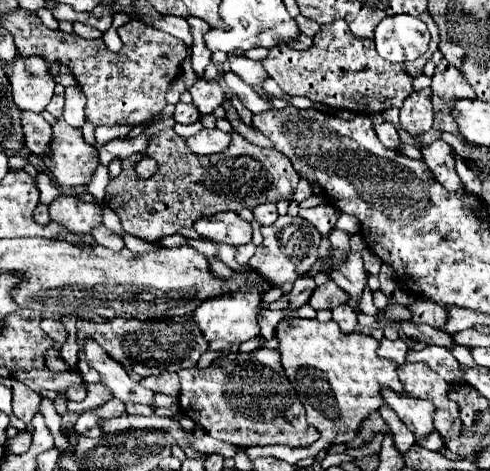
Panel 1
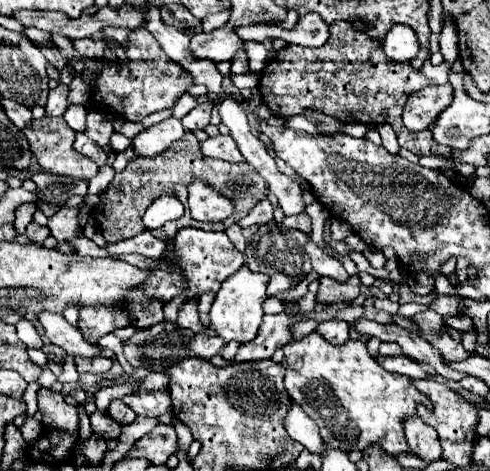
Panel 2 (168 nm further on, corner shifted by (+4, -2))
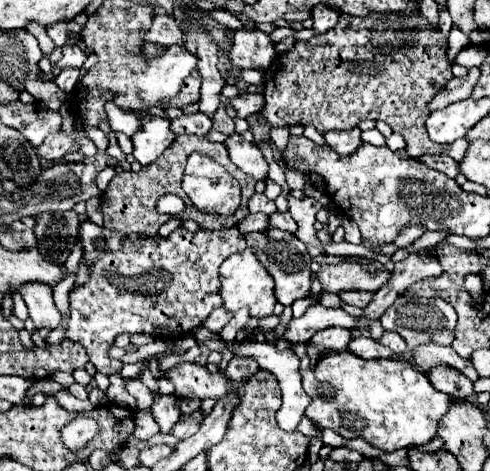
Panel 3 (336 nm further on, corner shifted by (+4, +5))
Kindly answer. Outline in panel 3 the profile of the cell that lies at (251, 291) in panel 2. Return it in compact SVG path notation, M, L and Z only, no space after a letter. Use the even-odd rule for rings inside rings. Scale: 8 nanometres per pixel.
M246 248L238 254L232 254L224 264L220 266L220 282L222 282L222 300L224 308L230 312L236 312L240 308L250 308L250 316L264 318L270 316L276 304L274 296L274 280L270 272L256 260L256 252L252 248Z

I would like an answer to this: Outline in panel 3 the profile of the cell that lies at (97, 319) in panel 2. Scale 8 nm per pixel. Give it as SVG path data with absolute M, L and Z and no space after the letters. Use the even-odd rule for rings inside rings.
M88 218L80 222L78 240L84 248L82 260L88 266L90 280L84 286L70 290L70 326L66 338L82 344L94 368L108 376L120 372L124 366L122 360L112 360L108 356L108 348L114 344L114 338L118 334L150 334L152 338L164 340L178 340L182 336L190 336L214 308L222 306L218 280L220 264L234 252L242 252L246 248L246 240L238 232L238 228L200 232L178 228L170 236L160 238L160 234L146 236L114 232L104 226L96 226Z

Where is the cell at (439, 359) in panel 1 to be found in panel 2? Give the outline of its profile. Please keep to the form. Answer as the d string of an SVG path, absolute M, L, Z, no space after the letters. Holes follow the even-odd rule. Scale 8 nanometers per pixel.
M374 355L382 365L384 369L388 371L396 371L396 373L402 373L406 377L412 377L412 379L432 379L430 373L426 373L414 359L406 357L406 355L398 355L398 357L382 357L382 355Z

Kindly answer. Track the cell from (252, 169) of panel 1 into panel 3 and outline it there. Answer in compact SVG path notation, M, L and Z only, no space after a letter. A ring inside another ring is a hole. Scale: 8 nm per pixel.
M178 136L170 148L166 148L166 152L150 166L144 166L140 172L122 172L122 174L116 174L108 186L108 190L102 194L102 212L104 212L104 226L110 228L110 230L118 230L118 232L124 232L124 234L132 234L132 232L142 232L142 234L154 234L154 224L164 224L166 216L164 214L158 214L156 210L156 204L158 200L164 196L164 194L176 194L180 196L185 202L186 210L184 210L184 218L186 220L196 220L198 224L202 224L202 228L208 228L208 230L216 230L216 228L226 228L226 226L236 226L240 220L244 220L244 216L248 214L248 200L250 196L254 194L254 178L252 176L246 176L242 170L238 170L230 158L228 158L228 152L226 152L226 146L224 144L216 144L216 142L210 142L208 138L198 138L198 136ZM192 152L204 152L208 154L210 158L214 158L216 162L220 162L234 178L238 178L240 182L240 188L242 188L242 202L238 206L238 210L230 216L216 216L216 214L210 214L210 222L202 222L202 214L194 208L191 200L183 191L182 186L182 174L184 174L184 164L186 164L186 158L188 154Z

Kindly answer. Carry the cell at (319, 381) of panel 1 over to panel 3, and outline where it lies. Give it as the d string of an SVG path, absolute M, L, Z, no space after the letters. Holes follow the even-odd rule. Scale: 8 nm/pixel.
M306 344L290 348L300 358L302 386L312 398L306 416L322 428L338 432L344 440L362 438L384 452L428 444L436 438L440 418L452 406L450 396L432 388L426 374L406 360L362 360L346 350L328 354L316 368L310 368Z

